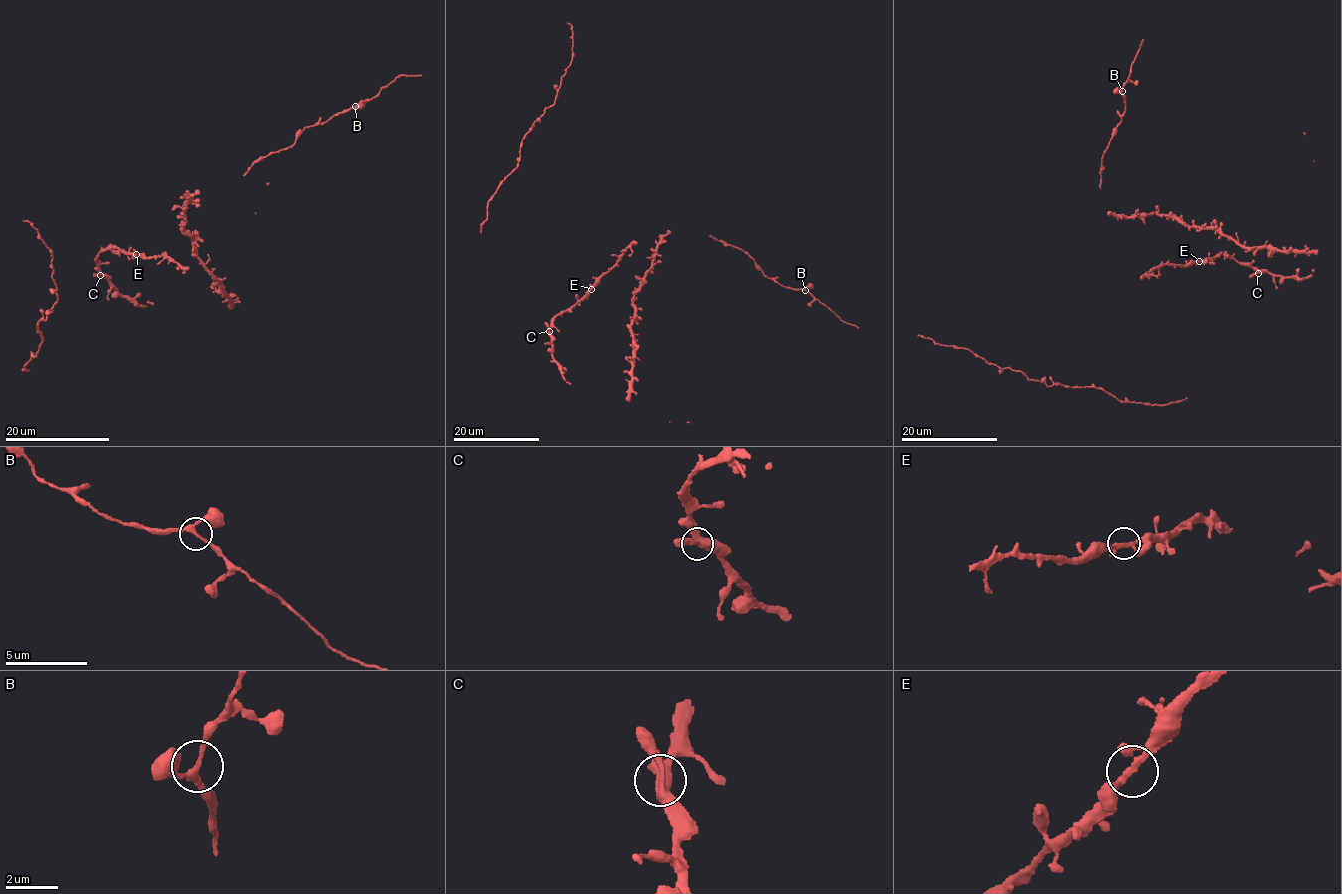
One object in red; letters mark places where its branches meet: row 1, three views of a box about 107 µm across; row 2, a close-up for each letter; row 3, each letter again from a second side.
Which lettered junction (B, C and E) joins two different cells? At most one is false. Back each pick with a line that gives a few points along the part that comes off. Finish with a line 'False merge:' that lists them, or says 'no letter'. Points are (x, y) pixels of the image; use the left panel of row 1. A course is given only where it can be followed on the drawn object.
B: Course of the part to remove: (355, 106), (309, 126), (295, 143), (262, 157), (244, 175)
False merge: B

